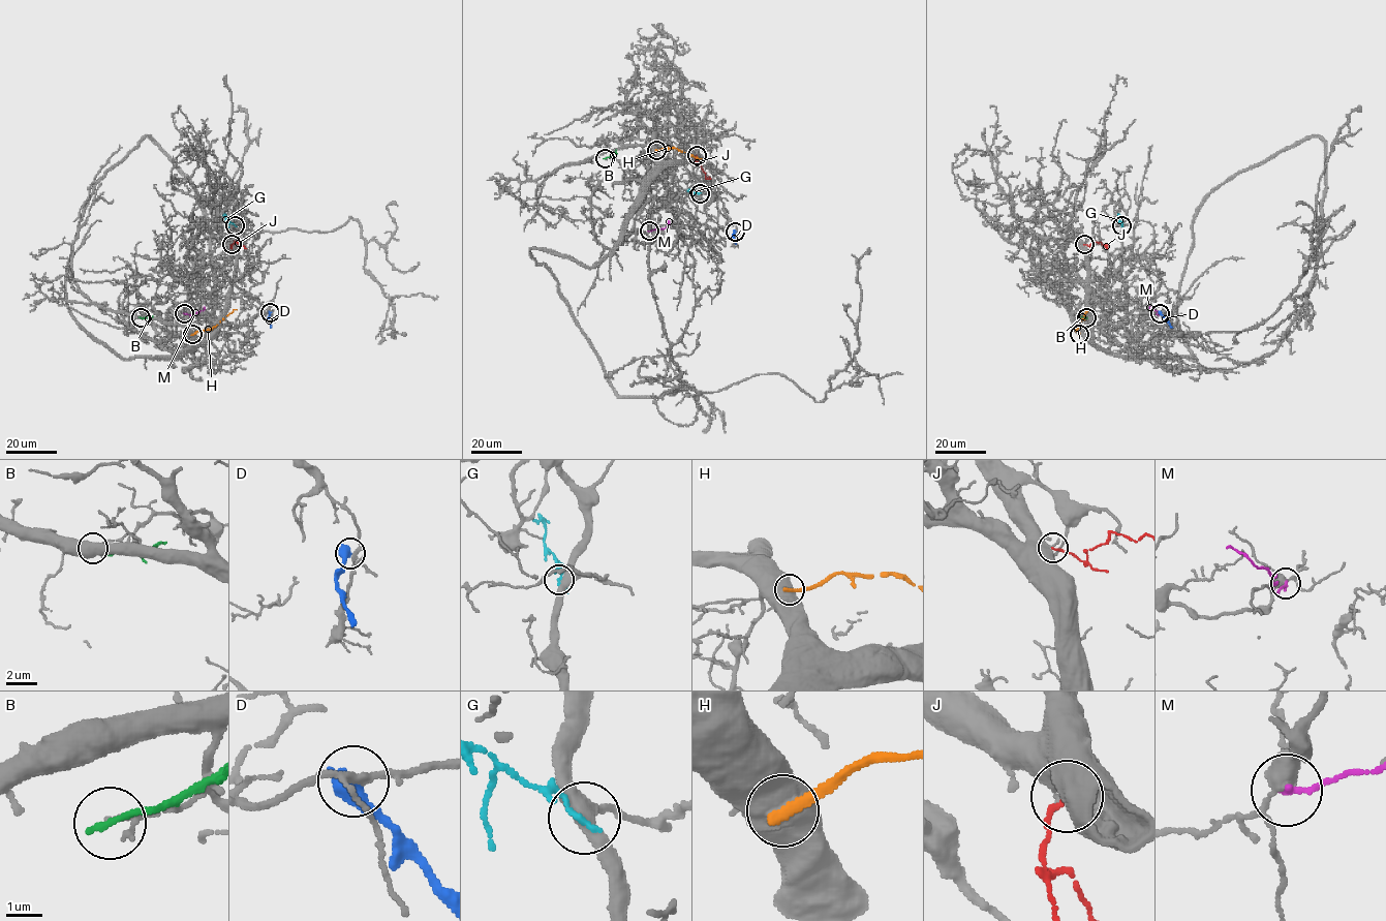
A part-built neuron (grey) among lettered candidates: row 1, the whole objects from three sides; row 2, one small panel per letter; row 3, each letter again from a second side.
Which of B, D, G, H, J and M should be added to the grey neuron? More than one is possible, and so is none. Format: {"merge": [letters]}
{"merge": ["J"]}

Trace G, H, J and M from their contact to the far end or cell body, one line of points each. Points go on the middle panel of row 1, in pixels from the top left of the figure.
G: (700, 193), (687, 191)
H: (656, 150), (676, 148), (701, 158)
J: (697, 155), (695, 160), (710, 179)
M: (648, 231), (665, 228), (670, 221)

